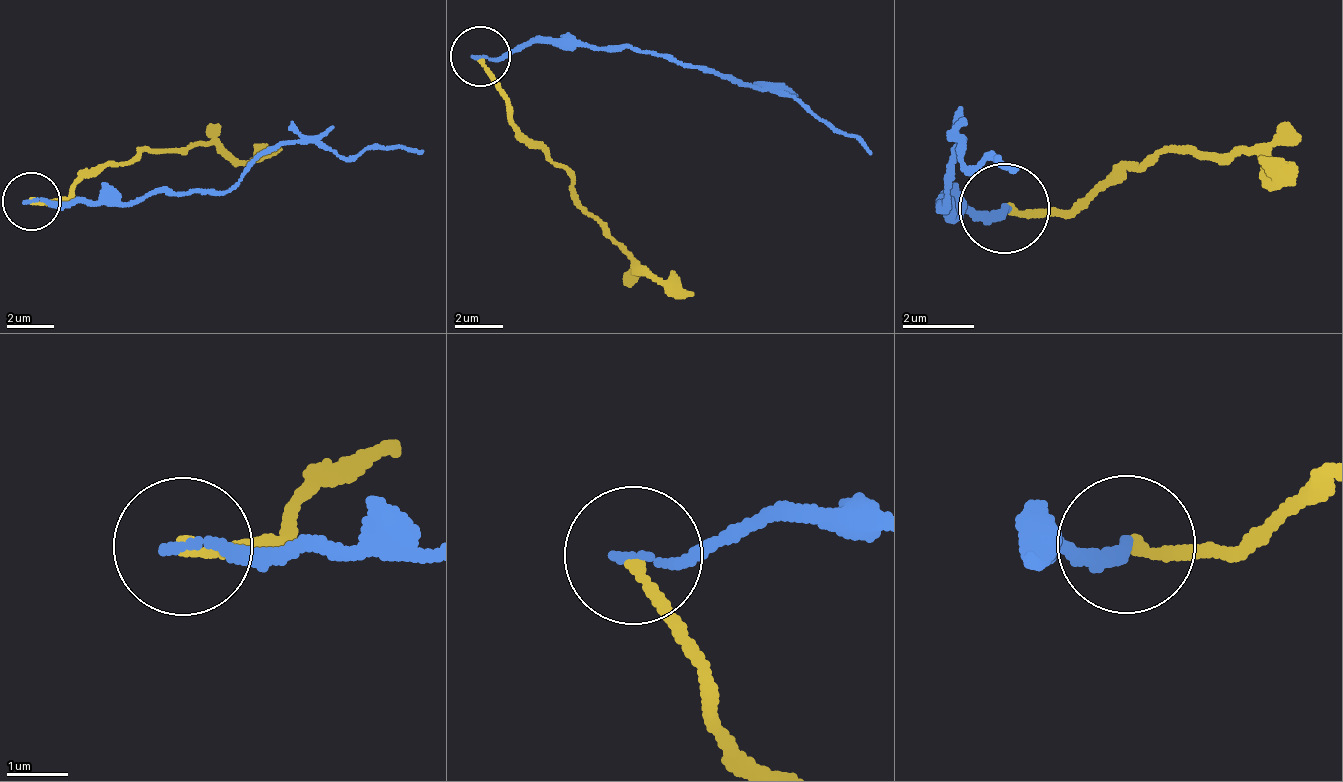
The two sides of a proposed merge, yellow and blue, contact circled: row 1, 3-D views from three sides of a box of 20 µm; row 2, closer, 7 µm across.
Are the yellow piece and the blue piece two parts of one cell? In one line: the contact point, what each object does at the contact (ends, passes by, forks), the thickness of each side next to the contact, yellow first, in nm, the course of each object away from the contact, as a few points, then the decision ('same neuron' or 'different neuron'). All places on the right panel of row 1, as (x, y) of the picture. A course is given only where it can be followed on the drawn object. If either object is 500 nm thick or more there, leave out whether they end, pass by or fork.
(1004, 208) | yellow ends | blue ends | 200/170 nm | yellow via (1011, 206), (1082, 209), (1159, 153), (1253, 151), (1272, 180), (1284, 166) | blue via (1002, 206), (947, 216), (939, 200), (937, 205), (961, 139), (966, 164), (1015, 170) | different neuron

